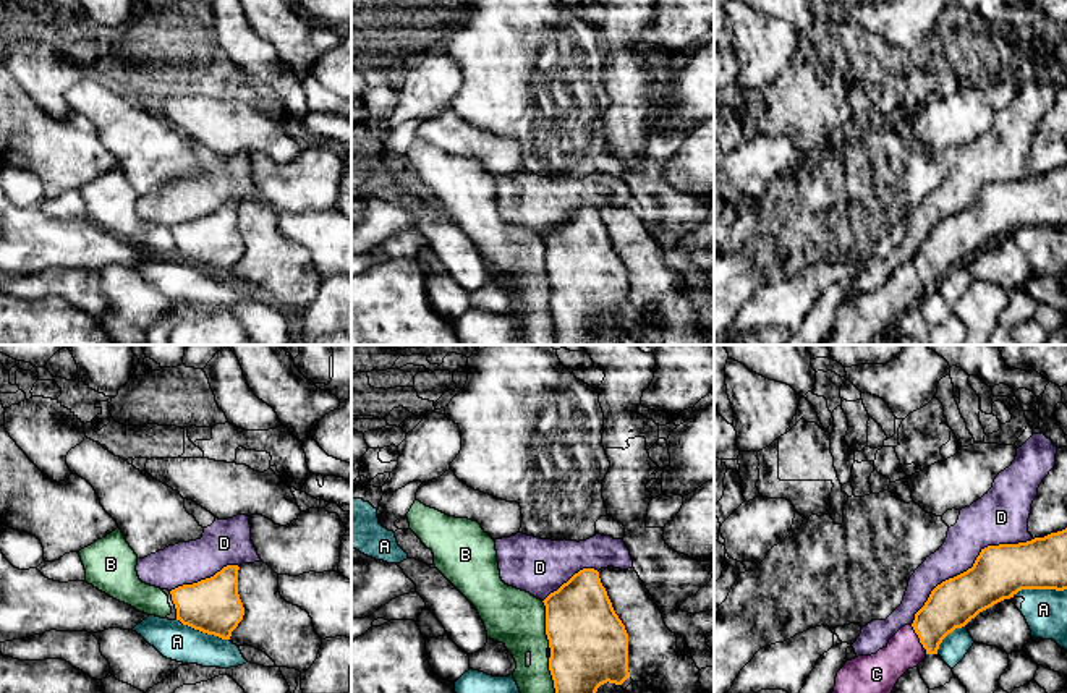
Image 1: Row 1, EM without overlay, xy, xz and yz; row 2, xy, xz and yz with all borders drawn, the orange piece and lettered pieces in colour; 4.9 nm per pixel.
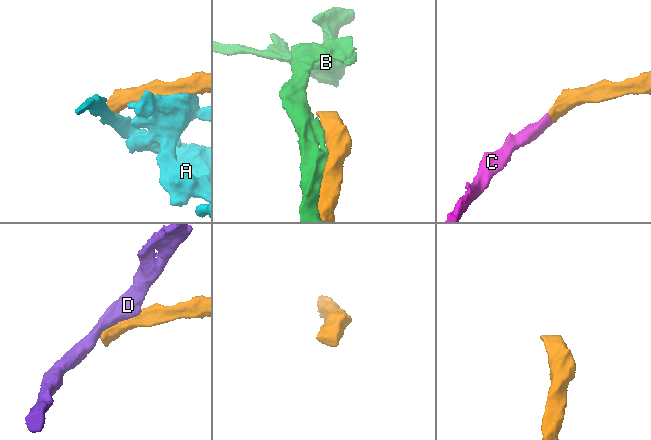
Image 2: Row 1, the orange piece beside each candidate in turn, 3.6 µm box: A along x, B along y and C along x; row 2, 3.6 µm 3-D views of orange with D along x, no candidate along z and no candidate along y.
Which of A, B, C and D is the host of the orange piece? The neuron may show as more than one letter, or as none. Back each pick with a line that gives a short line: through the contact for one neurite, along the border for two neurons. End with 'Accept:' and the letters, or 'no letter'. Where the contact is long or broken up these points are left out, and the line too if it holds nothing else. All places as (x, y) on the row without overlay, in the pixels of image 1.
C: line yz (954, 240), (920, 277), (881, 308)
Accept: C

